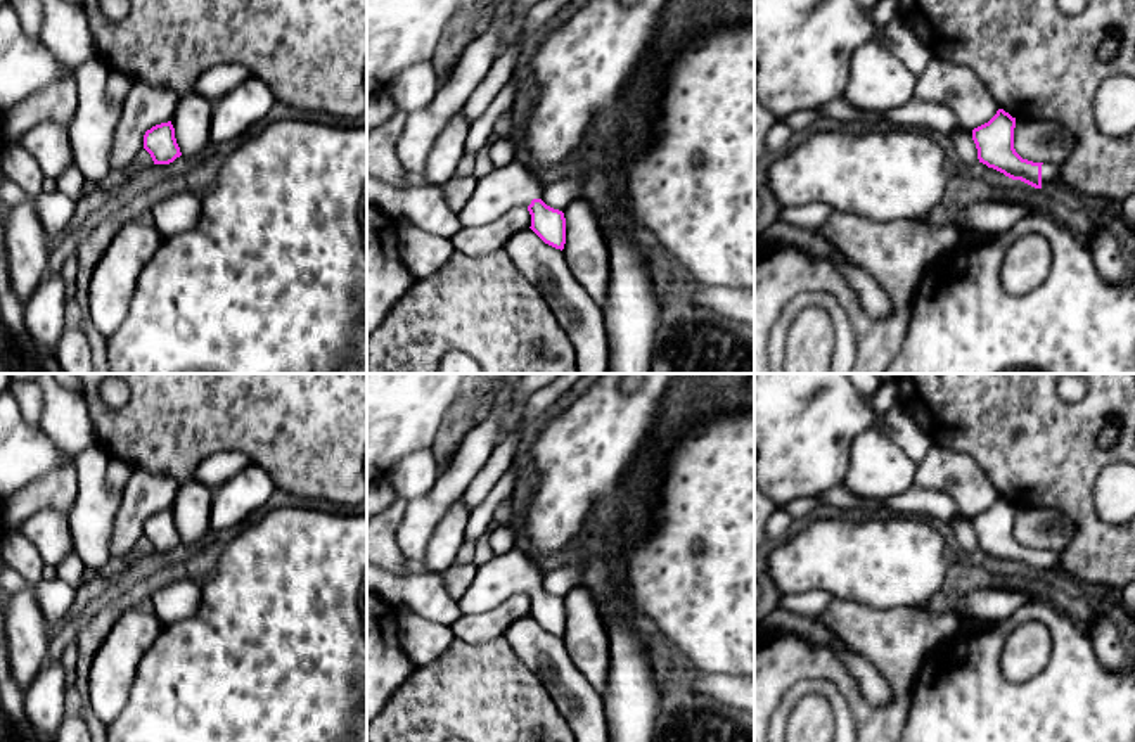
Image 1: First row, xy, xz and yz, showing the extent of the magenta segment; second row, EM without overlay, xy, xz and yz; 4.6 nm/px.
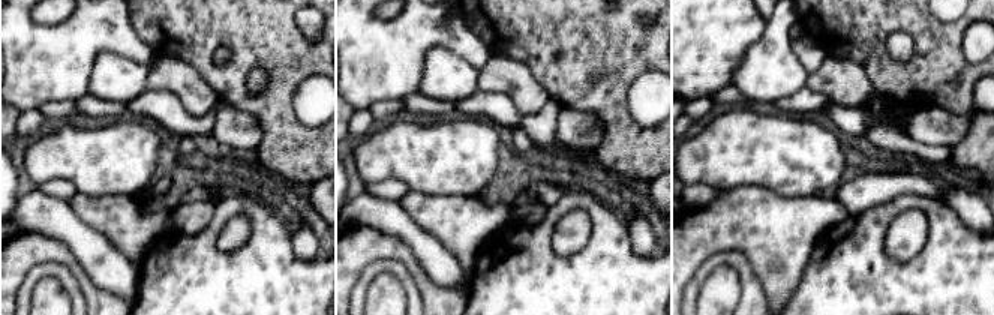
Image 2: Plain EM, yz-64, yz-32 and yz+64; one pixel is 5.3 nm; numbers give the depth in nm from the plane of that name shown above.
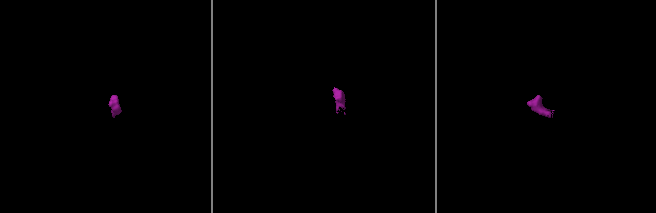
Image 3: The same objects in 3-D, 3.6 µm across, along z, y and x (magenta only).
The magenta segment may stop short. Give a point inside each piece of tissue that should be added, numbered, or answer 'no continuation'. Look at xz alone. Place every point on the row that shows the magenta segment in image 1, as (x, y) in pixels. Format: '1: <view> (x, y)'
1: xz (512, 185)

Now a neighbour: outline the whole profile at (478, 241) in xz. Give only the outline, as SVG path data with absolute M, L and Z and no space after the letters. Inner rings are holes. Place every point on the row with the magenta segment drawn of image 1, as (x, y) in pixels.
M512 208L486 227L460 228L450 240L455 253L481 256L503 249L512 235L529 227L531 214L528 208Z

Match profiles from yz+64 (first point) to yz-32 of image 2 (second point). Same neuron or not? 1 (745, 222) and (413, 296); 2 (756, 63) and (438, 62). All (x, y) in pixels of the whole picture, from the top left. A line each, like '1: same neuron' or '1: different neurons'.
1: different neurons
2: same neuron

